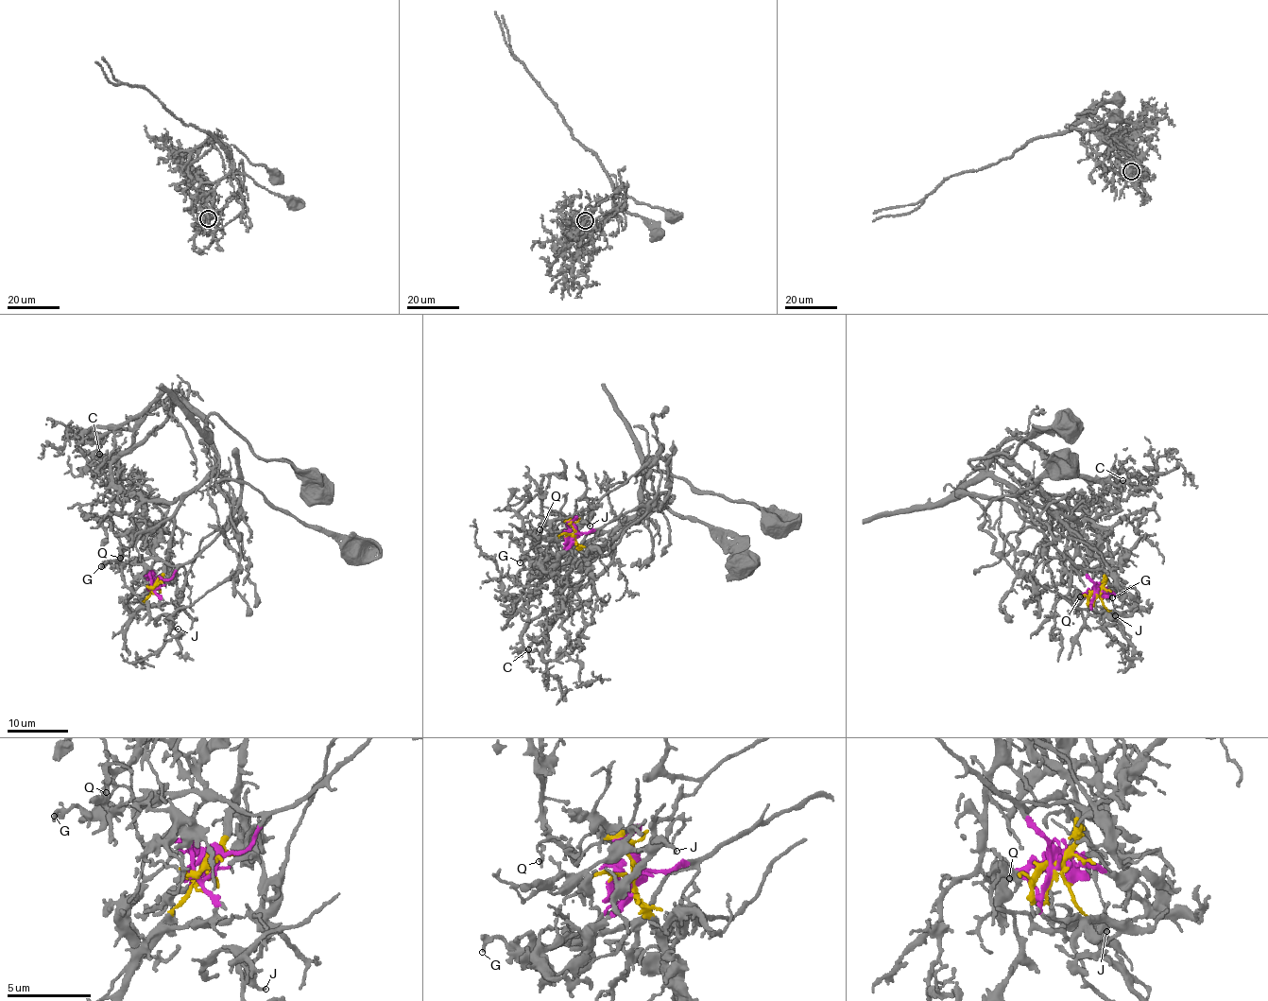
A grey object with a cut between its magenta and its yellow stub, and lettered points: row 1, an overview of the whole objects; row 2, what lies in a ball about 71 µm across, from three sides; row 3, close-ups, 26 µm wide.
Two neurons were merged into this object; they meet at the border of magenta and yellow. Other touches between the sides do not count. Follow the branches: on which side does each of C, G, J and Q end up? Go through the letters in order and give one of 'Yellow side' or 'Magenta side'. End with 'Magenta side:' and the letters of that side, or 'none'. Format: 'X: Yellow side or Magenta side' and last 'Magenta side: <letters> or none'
C: Yellow side
G: Magenta side
J: Magenta side
Q: Yellow side
Magenta side: G, J

